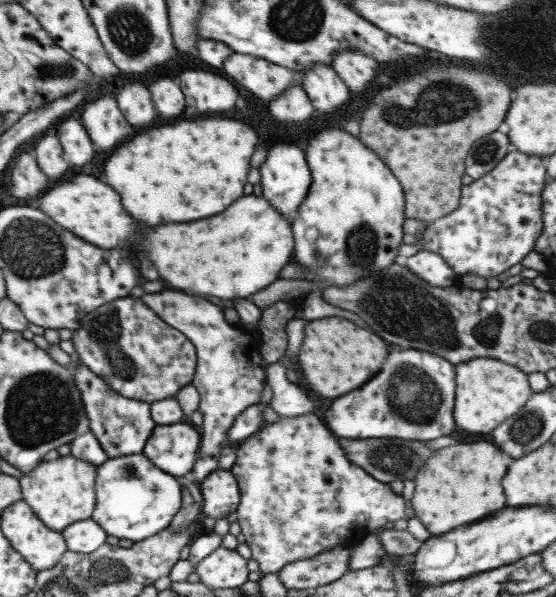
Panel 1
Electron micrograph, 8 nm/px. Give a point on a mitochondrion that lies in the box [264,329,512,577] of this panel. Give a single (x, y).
(413, 394)

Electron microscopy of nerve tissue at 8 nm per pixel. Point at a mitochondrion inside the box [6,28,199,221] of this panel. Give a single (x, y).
(48, 72)

